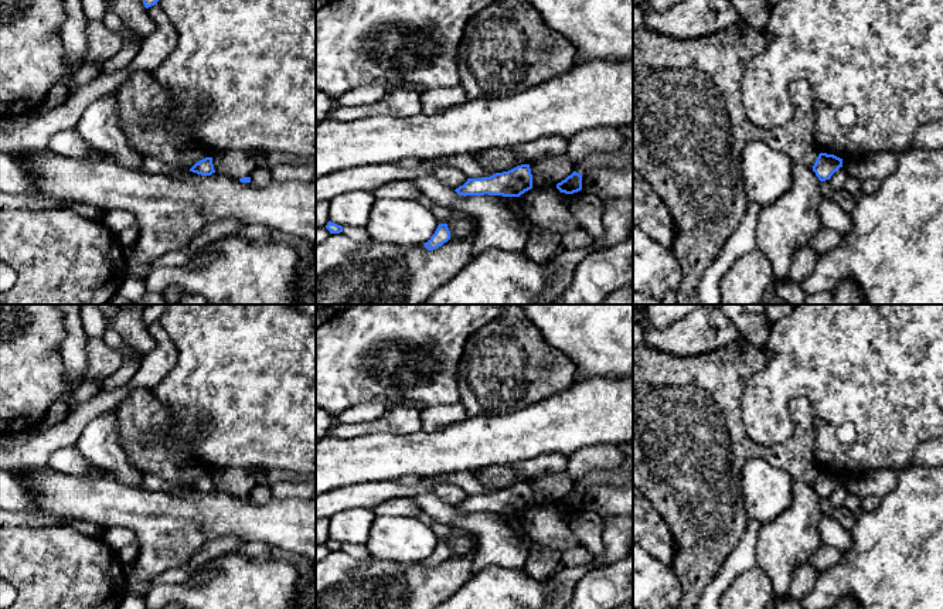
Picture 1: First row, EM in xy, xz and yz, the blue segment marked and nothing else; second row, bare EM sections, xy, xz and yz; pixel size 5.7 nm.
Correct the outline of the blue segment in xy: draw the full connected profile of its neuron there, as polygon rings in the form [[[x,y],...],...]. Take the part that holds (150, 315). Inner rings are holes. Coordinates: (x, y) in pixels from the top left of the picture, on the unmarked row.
[[[149,304],[143,312],[142,317],[146,326],[157,321],[167,304]]]

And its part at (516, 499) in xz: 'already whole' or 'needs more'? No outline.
already whole

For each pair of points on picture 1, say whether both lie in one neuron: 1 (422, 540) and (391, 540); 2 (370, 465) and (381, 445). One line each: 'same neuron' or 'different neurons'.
1: same neuron
2: same neuron

